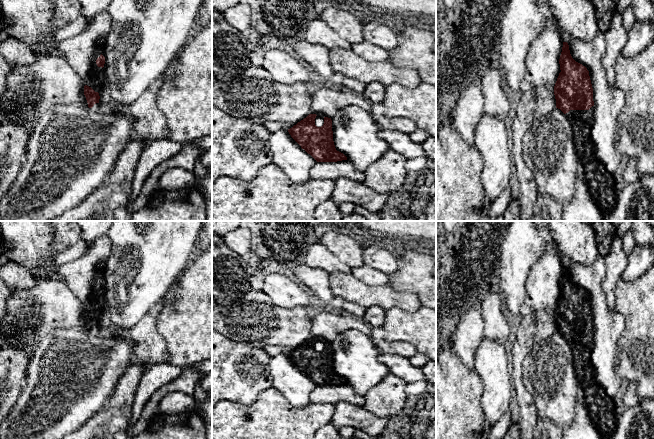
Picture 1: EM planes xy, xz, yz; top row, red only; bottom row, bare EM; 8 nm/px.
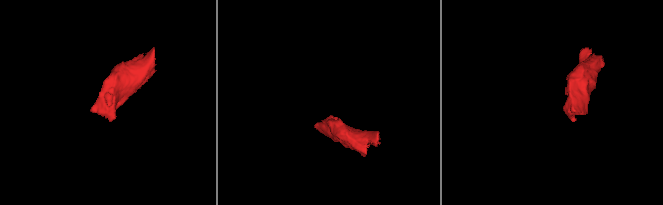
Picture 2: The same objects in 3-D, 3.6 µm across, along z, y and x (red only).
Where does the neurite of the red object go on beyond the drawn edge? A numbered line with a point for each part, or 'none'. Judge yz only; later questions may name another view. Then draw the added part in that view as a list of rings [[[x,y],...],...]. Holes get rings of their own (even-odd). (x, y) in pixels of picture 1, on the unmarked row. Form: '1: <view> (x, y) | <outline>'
1: yz (601, 408) | [[[594,330],[589,334],[570,334],[565,338],[572,351],[575,377],[578,381],[578,398],[588,411],[589,418],[603,438],[613,435],[617,415],[615,404],[599,386],[591,359]]]

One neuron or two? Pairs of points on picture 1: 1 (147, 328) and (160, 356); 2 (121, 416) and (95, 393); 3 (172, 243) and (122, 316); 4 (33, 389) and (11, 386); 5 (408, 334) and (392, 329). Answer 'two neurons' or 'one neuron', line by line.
1: one neuron
2: two neurons
3: one neuron
4: two neurons
5: one neuron

